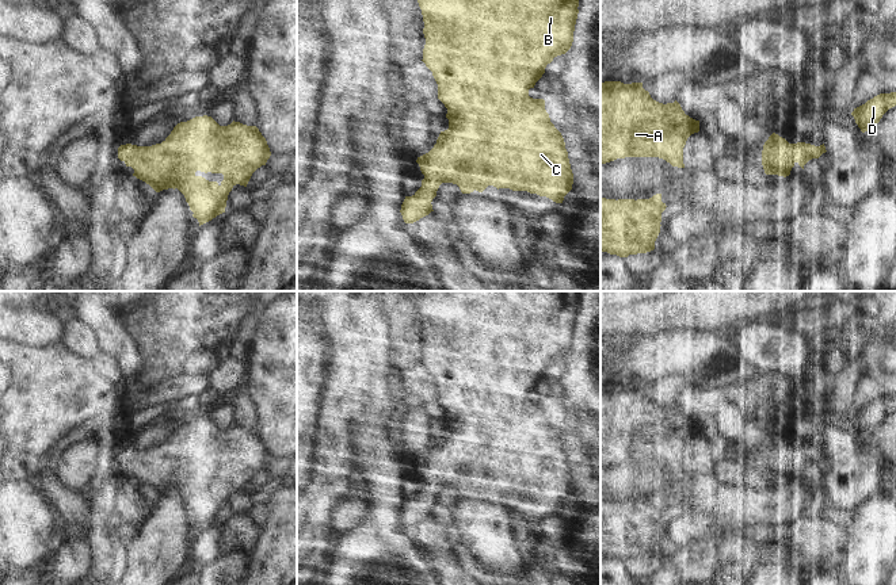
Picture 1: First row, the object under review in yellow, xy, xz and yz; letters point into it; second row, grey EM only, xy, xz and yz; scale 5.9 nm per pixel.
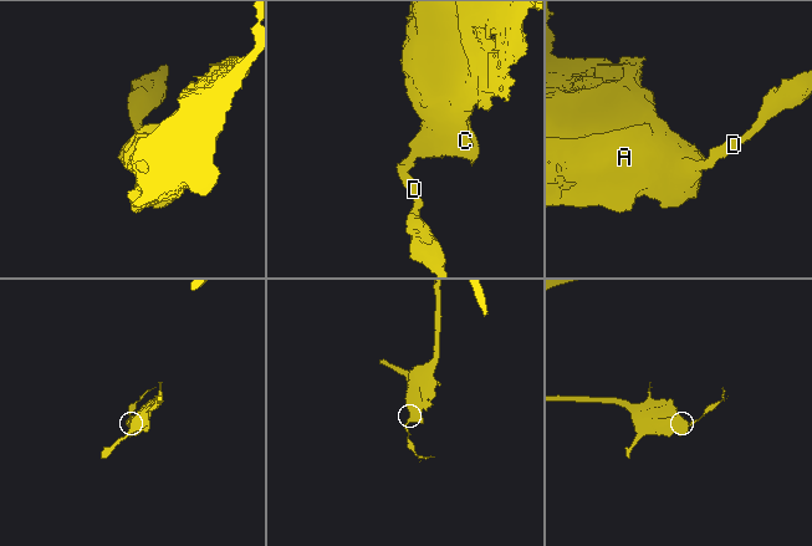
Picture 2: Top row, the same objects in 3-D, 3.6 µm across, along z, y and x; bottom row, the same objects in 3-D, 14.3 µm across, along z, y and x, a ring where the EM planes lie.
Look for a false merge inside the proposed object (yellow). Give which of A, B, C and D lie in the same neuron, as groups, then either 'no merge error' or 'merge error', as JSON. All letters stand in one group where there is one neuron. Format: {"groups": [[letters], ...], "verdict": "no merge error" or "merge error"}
{"groups": [["A", "B", "C", "D"]], "verdict": "no merge error"}

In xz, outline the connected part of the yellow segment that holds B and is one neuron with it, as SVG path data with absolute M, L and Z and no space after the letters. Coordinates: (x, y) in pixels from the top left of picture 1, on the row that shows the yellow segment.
M418 0L418 3L423 15L423 34L426 38L422 61L432 72L438 84L438 99L447 108L446 118L449 119L449 129L441 131L434 148L416 160L424 179L422 180L422 187L412 196L405 196L401 204L400 213L404 222L413 223L434 211L431 202L436 196L436 191L442 183L457 184L462 194L470 194L474 190L483 192L488 186L493 186L497 190L510 188L512 191L527 191L546 196L556 203L563 203L564 196L572 190L573 184L573 173L565 142L561 133L550 122L549 114L545 110L545 100L530 98L529 89L534 88L535 83L545 73L546 65L550 64L554 57L565 54L571 49L579 14L579 0Z

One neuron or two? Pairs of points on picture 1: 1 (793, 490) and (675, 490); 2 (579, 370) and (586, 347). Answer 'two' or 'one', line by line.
1: one
2: one

